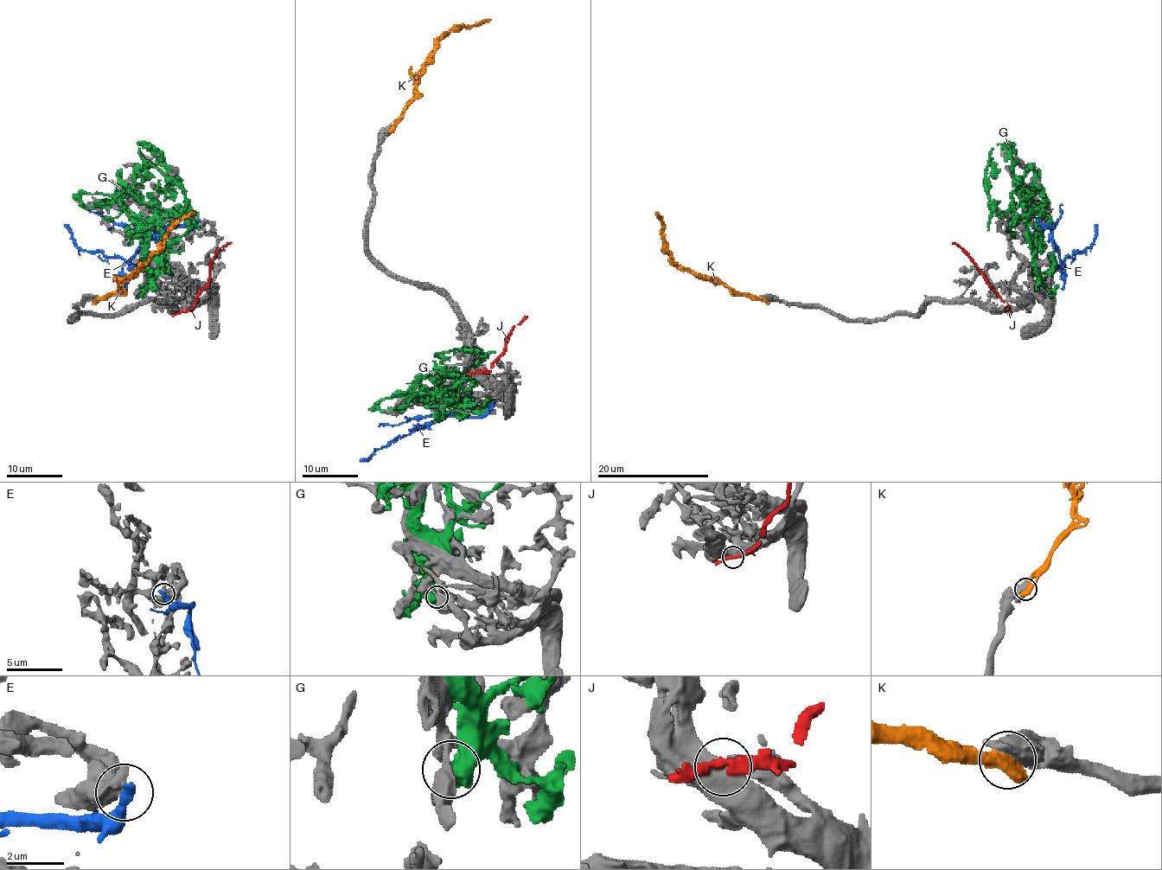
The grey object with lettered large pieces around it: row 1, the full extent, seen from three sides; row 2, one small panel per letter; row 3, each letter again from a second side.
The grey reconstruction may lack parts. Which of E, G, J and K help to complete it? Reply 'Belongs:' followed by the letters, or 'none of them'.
Belongs: none of them

